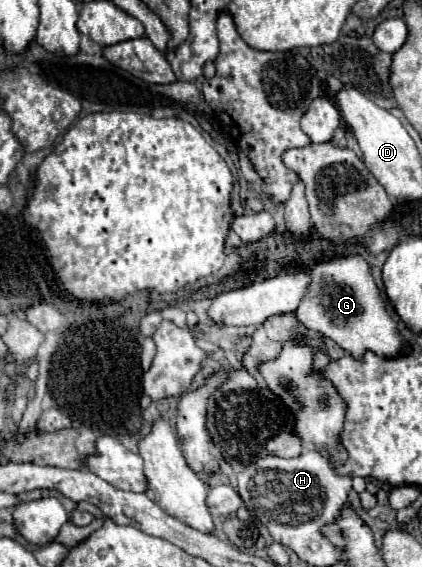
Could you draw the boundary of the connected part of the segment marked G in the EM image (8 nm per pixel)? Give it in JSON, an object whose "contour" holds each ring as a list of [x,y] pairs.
{"contour":[[[360,254],[318,260],[312,268],[304,268],[298,262],[288,262],[284,270],[288,274],[298,274],[302,270],[310,274],[310,290],[306,290],[306,298],[302,298],[296,310],[298,322],[308,330],[320,332],[324,338],[334,340],[346,354],[358,360],[362,360],[366,352],[374,352],[382,358],[398,356],[402,352],[404,338],[398,330],[398,322],[374,282],[370,264]]]}

